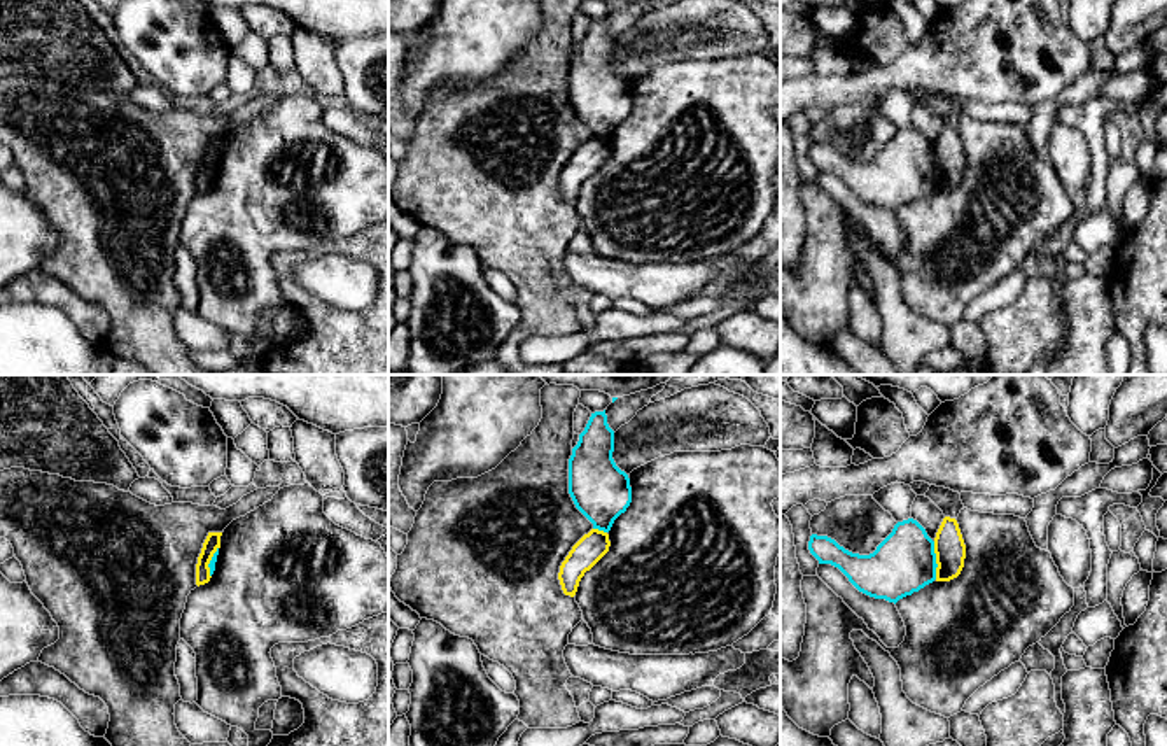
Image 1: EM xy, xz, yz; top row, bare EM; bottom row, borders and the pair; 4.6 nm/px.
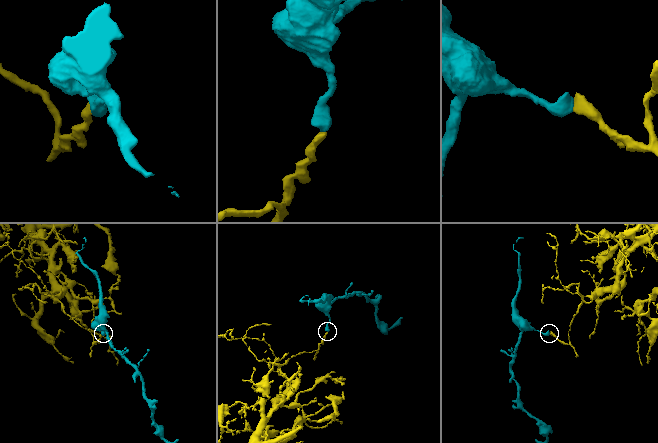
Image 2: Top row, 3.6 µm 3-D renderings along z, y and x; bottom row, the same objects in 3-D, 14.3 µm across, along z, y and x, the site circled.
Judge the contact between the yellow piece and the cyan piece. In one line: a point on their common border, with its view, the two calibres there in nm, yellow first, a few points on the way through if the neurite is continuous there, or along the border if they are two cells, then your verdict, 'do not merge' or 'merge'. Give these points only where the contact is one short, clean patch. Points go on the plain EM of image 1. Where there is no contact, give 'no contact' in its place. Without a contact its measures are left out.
yz (936, 168) | 140/280 nm | along yz (933, 149), (936, 186) | do not merge

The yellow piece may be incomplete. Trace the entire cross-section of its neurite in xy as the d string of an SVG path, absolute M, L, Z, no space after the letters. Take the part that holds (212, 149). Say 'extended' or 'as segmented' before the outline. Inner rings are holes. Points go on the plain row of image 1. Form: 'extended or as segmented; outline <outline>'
as segmented; outline M208 140L201 161L198 165L198 172L196 172L196 193L205 193L210 189L210 168L213 165L213 161L220 156L220 144L222 140Z

